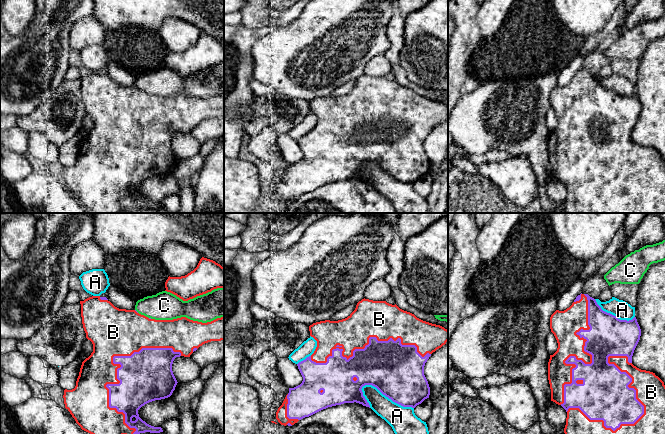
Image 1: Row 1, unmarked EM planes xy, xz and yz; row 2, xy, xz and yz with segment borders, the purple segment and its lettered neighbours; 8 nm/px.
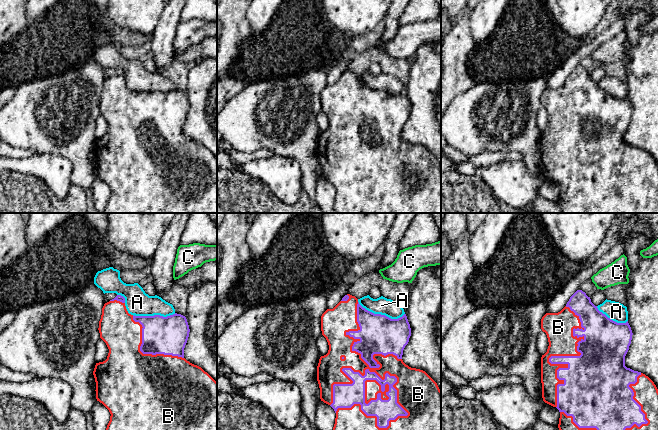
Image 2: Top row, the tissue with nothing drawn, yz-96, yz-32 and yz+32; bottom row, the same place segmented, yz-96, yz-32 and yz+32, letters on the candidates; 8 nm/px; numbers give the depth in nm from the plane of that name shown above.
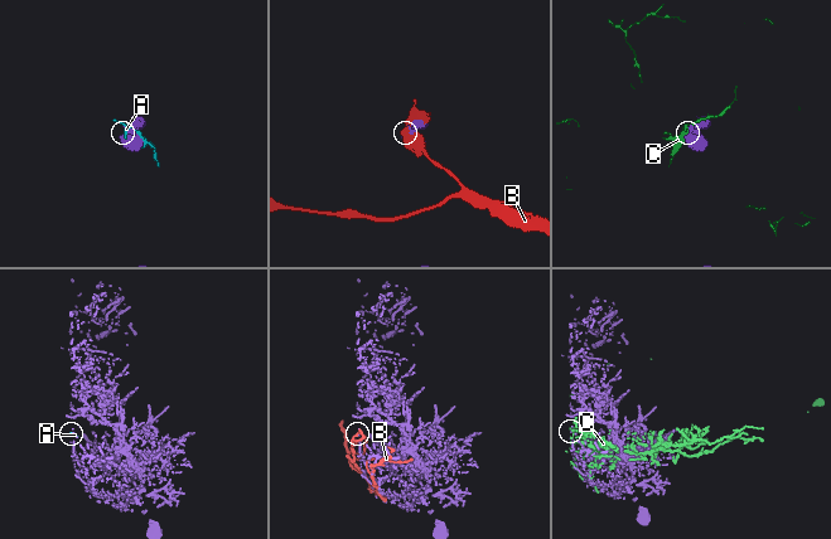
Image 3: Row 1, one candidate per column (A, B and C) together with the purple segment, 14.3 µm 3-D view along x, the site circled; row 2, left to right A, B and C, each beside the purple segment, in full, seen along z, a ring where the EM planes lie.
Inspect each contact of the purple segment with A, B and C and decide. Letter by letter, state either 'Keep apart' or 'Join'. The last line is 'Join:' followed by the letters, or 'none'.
A: Keep apart
B: Join
C: Keep apart
Join: B

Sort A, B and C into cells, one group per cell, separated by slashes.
A / B / C

